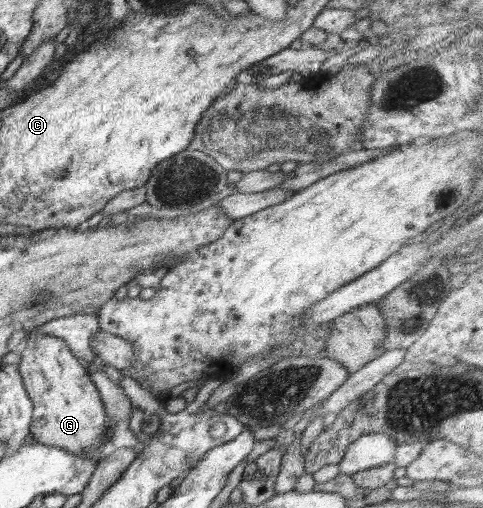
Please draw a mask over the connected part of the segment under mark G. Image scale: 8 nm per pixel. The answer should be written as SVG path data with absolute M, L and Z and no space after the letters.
M38 332L28 336L21 356L20 375L33 403L30 438L72 454L88 454L100 460L108 418L98 388L86 373L85 363L72 354L60 337Z

